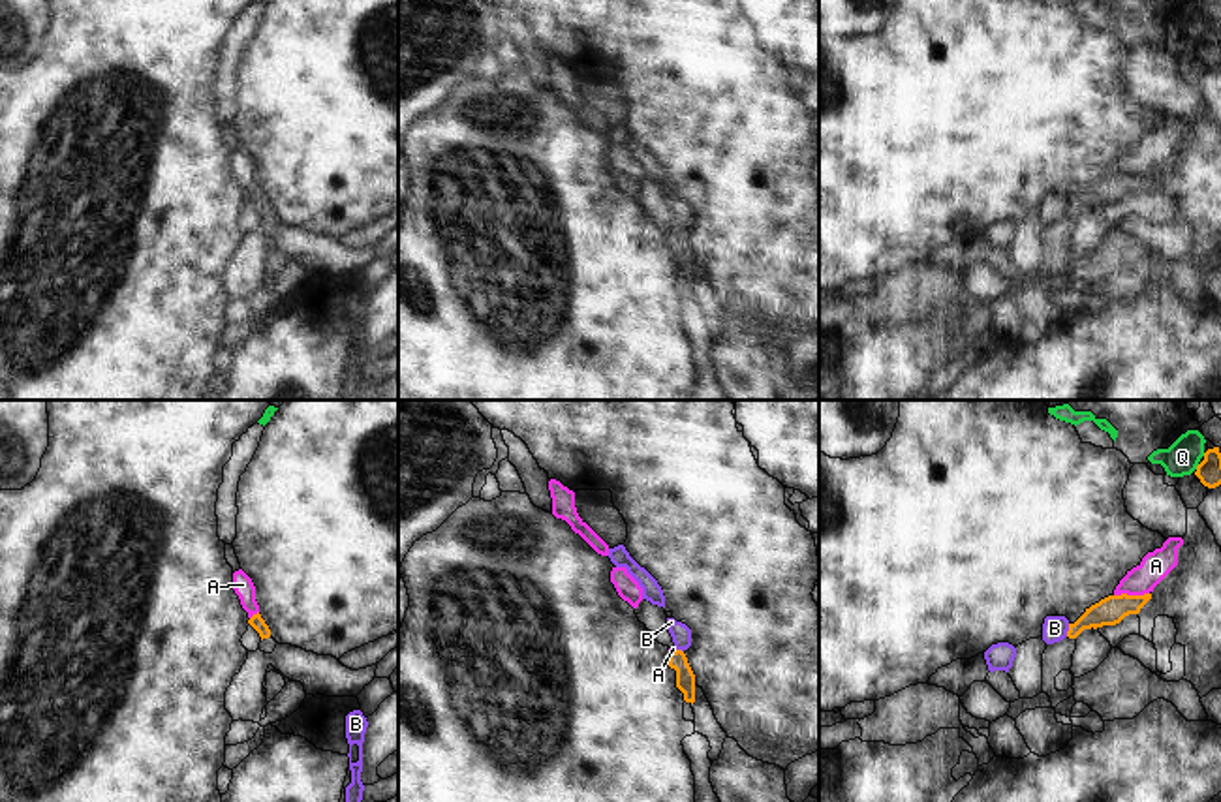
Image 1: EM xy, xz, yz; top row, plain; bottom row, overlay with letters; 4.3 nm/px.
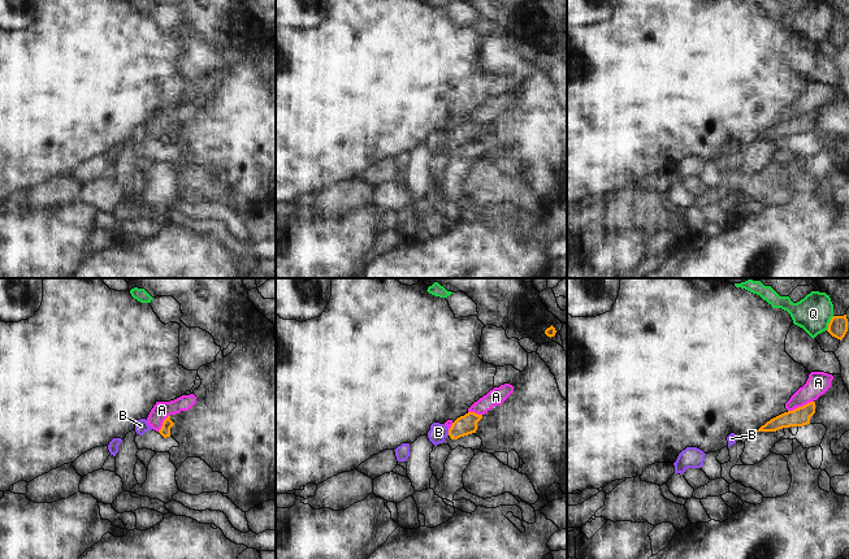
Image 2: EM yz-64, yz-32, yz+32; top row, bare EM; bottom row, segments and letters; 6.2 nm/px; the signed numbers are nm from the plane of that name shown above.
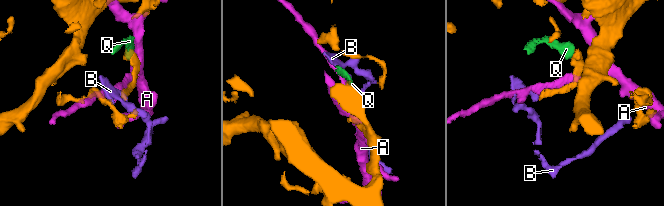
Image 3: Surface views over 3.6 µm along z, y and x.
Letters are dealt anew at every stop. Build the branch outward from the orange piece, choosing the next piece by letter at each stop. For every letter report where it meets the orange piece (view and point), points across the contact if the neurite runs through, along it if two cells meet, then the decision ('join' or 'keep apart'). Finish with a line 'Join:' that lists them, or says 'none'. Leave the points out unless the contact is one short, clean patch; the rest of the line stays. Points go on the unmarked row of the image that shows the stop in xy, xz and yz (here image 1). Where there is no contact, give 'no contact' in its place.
A: contact yz (1131, 175); keep apart
B: contact yz (1069, 209); border yz (1069, 203), (1066, 215); keep apart
Q: contact yz (1197, 46); border yz (1199, 44), (1195, 47); keep apart
Join: none

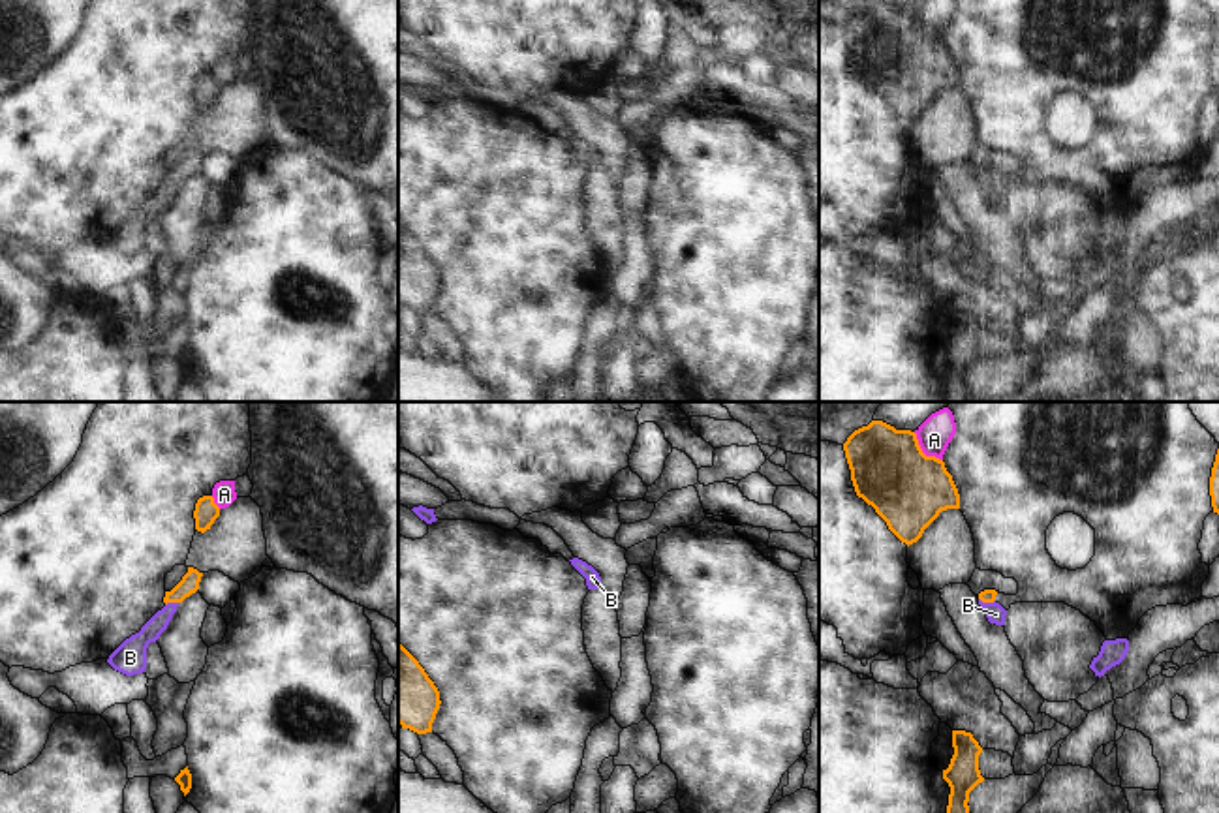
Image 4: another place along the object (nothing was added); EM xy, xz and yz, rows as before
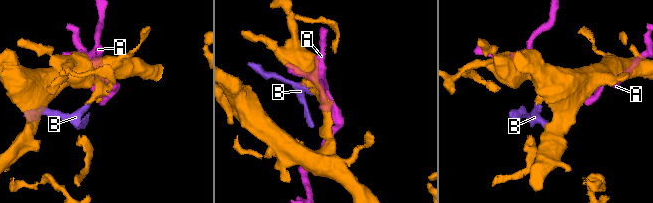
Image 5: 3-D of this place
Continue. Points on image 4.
A: contact yz (921, 30); keep apart
B: contact xy (171, 181); way xy (190, 160), (171, 181), (166, 194), (136, 226); join
Join: B

